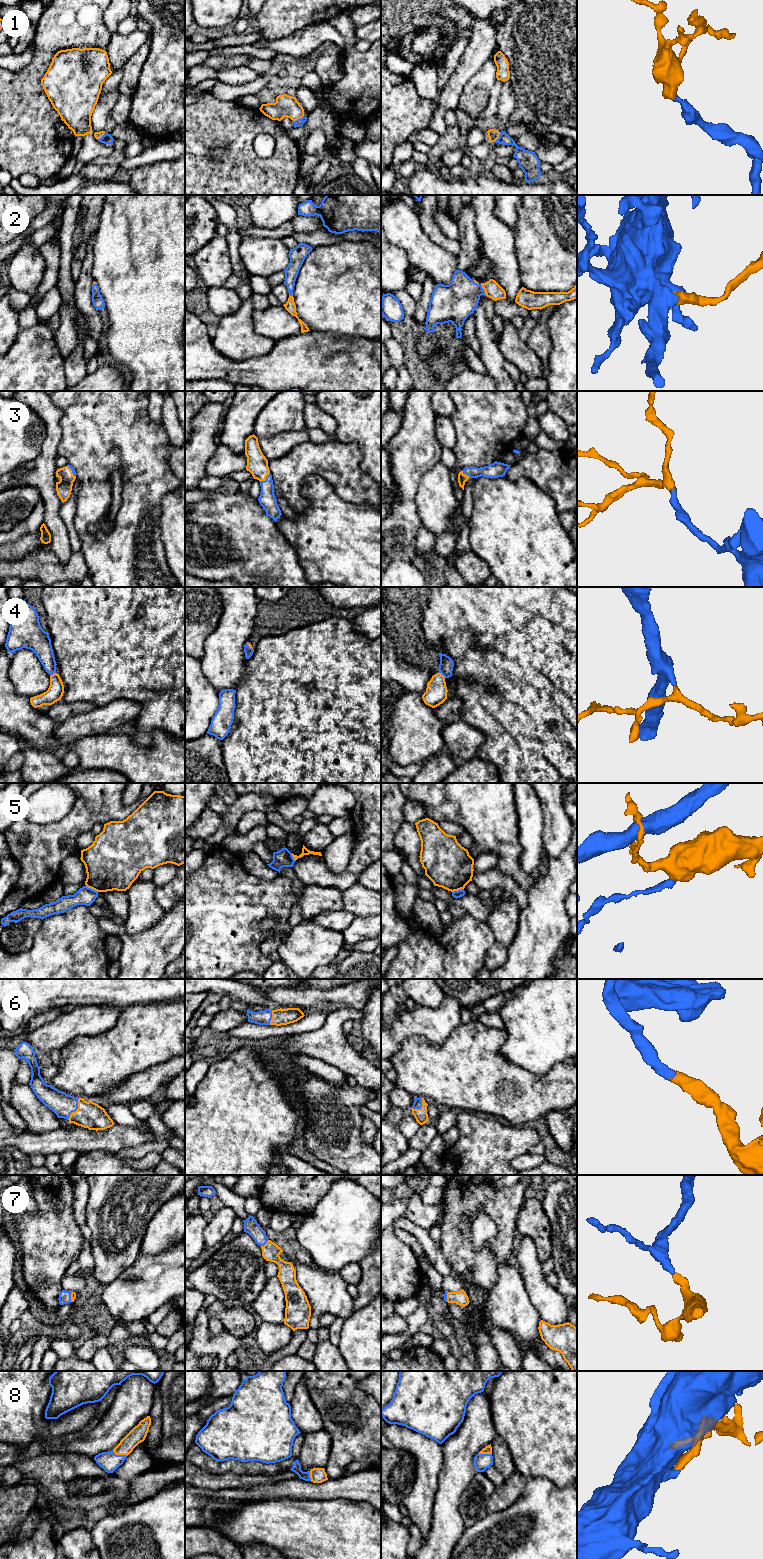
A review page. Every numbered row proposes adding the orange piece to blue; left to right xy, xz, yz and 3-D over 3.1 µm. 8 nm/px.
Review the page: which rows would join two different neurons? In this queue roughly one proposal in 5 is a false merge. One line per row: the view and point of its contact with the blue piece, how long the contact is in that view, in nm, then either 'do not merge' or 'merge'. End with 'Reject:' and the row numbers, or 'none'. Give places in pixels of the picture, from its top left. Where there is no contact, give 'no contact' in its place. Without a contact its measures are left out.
1: contact xz (298, 119); length 90 nm; merge
2: contact yz (483, 289); length 100 nm; merge
3: contact xz (266, 479); length 120 nm; merge
4: contact yz (442, 674); length 70 nm; merge
5: contact xy (92, 889); length 110 nm; do not merge
6: contact xy (76, 1109); length 200 nm; merge
7: contact xz (264, 1244); length 80 nm; merge
8: contact xy (120, 1455); length 130 nm; merge
Reject: 5

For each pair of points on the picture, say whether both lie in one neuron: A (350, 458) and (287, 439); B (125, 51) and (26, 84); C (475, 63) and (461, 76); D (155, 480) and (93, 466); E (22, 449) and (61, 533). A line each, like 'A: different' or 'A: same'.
A: different
B: different
C: same
D: same
E: different

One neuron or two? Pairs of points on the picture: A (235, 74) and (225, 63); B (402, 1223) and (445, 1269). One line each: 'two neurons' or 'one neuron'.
A: two neurons
B: one neuron

